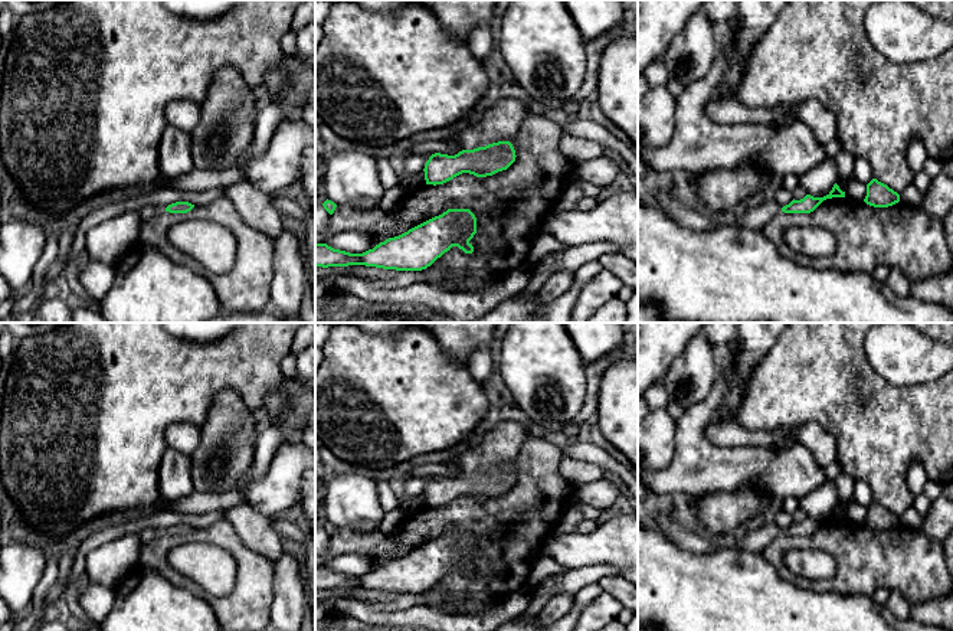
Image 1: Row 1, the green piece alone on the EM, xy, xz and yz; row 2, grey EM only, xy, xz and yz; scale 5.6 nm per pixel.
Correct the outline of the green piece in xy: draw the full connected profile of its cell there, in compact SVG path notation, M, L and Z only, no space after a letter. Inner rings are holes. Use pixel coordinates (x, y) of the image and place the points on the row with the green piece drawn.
M176 202L168 205L167 207L157 207L157 206L144 206L138 213L141 220L148 220L153 216L163 213L163 212L170 212L170 213L187 213L194 207L194 205L189 202Z

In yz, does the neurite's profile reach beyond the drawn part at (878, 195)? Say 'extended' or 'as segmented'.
as segmented

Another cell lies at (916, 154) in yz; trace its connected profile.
M911 140L907 146L905 157L910 169L914 173L918 173L924 169L924 163L929 158L929 154L920 140Z

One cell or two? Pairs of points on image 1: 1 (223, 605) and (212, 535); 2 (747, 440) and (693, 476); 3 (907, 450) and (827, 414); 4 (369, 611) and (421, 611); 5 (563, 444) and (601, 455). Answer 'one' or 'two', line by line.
1: one
2: two
3: one
4: one
5: one

